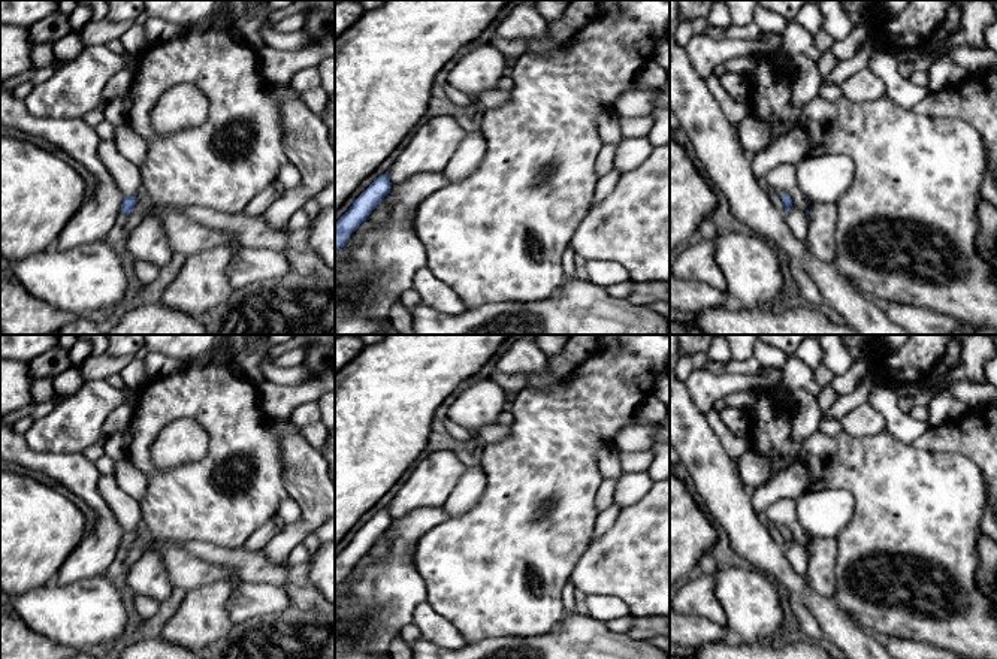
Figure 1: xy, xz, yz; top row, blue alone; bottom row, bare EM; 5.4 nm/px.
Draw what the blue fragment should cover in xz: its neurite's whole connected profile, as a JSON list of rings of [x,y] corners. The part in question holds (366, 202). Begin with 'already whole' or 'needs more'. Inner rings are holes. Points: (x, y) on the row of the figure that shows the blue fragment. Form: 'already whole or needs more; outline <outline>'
already whole; outline [[[389,172],[377,178],[335,223],[335,253],[350,239],[351,233],[372,214],[380,202],[390,193]]]

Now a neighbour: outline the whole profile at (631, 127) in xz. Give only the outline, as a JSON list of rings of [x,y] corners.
[[[653,112],[644,118],[626,118],[619,121],[622,137],[647,137],[653,126]]]

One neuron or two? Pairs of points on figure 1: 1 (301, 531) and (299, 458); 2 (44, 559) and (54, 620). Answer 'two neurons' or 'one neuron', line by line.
1: one neuron
2: two neurons

